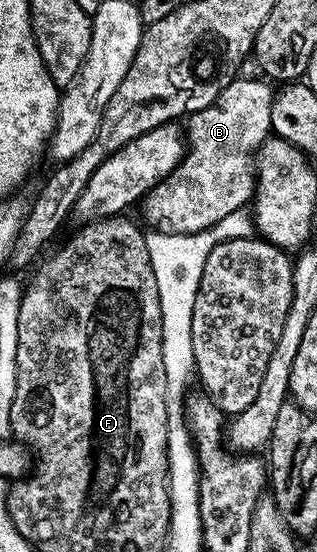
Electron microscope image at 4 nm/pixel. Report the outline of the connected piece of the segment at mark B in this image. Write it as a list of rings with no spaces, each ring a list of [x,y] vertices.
[[[258,79],[226,81],[215,101],[200,112],[190,113],[185,124],[189,147],[183,153],[183,161],[141,201],[143,216],[154,231],[203,232],[221,222],[221,218],[246,209],[252,203],[257,153],[272,135],[271,107],[275,101],[272,85],[266,79]]]

